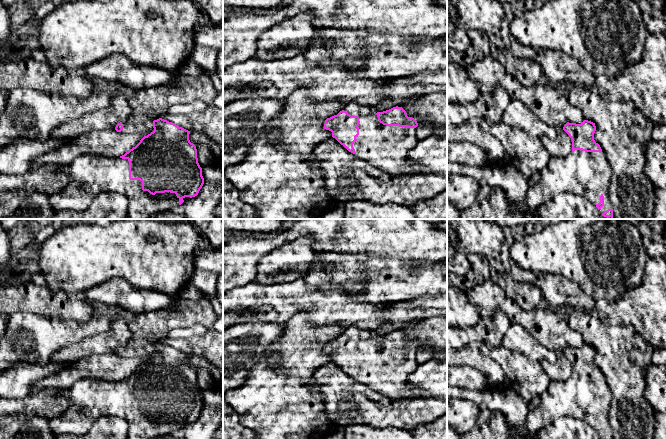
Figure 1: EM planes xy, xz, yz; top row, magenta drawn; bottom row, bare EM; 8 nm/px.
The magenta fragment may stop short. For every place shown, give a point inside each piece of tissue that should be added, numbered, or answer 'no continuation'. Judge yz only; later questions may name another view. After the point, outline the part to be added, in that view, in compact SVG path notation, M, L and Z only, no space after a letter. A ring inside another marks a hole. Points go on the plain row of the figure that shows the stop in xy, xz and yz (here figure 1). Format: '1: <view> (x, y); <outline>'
1: yz (584, 397); M571 375L565 381L551 381L548 389L528 404L525 428L534 435L559 417L584 419L594 429L604 420L603 438L612 432L610 403L612 394L604 376Z

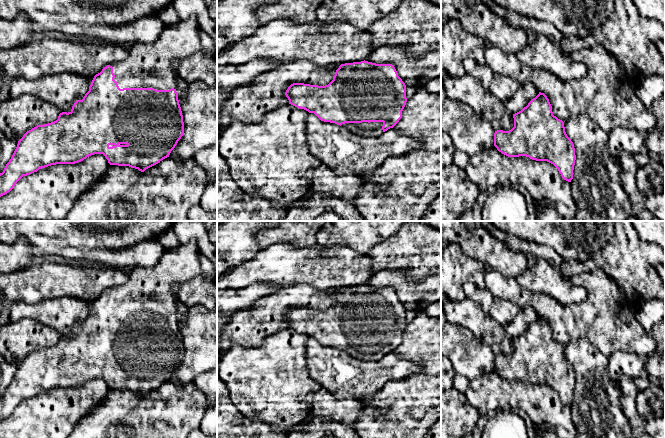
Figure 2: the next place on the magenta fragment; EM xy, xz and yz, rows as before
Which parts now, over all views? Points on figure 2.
1: xy (149, 289); M191 240L165 251L159 262L151 267L135 267L128 270L129 280L123 285L110 288L113 291L114 304L119 312L154 312L156 314L174 312L179 317L173 286L175 284L183 285L202 273L200 253L196 240Z
2: xz (371, 353); M383 346L345 347L341 350L352 357L367 361L374 361L383 357Z

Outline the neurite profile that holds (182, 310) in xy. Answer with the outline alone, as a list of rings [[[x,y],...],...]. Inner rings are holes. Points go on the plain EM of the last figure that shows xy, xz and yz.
[[[177,293],[174,294],[175,295],[175,305],[176,305],[176,310],[177,313],[179,314],[179,317],[184,317],[187,315],[189,308],[184,305],[183,303],[181,303],[178,299],[177,299]]]

